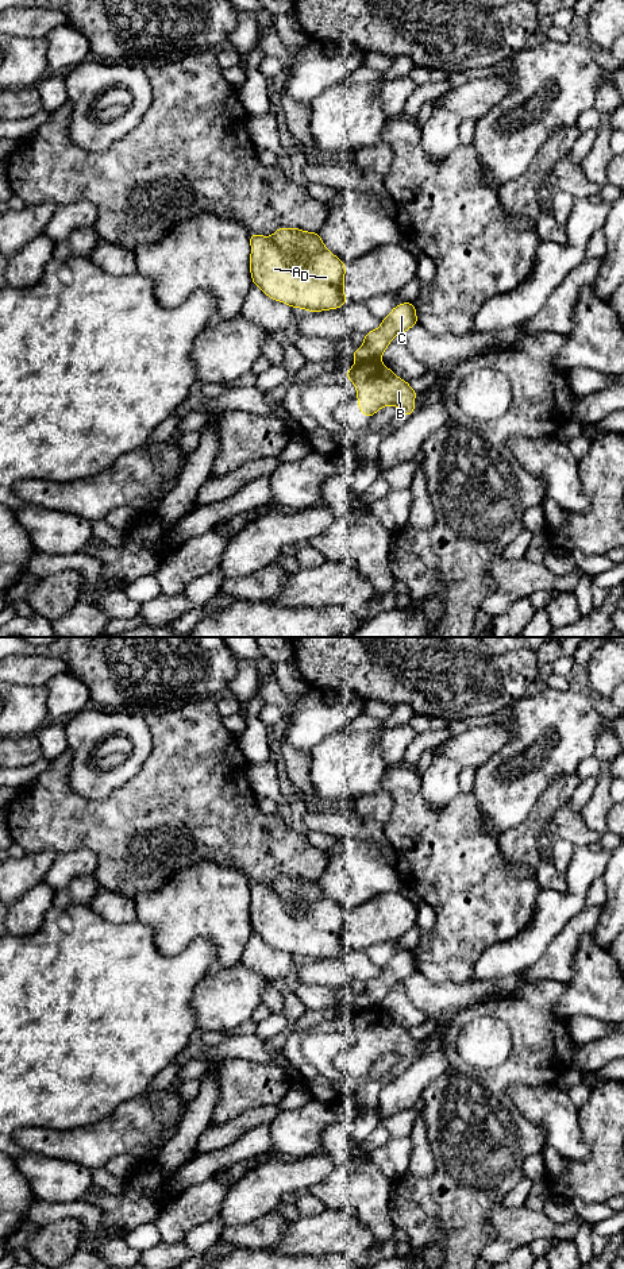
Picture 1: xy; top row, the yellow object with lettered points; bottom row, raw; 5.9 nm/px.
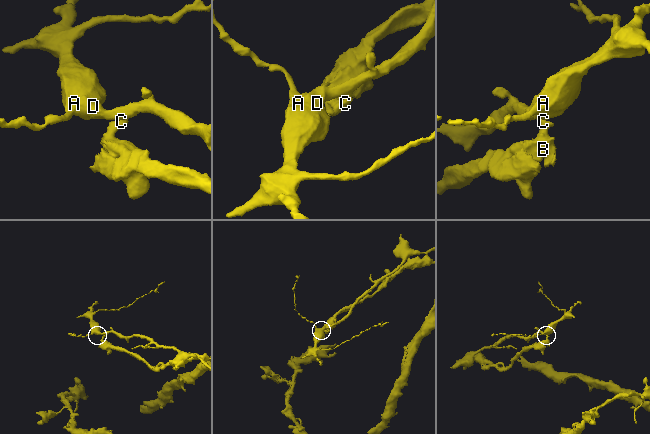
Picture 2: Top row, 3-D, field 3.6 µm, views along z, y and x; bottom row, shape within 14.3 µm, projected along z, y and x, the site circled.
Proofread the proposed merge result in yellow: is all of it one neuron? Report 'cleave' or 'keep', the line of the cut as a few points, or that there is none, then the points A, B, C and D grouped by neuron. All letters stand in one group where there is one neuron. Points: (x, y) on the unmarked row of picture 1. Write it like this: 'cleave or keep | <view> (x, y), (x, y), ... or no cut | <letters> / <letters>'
cleave | xy (378, 1006), (357, 1010) | A C D / B

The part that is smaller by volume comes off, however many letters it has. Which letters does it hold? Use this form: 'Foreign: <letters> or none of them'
Foreign: A, C, D

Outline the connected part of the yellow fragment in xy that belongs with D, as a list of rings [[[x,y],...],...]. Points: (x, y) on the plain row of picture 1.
[[[278,876],[270,886],[250,883],[250,919],[255,934],[270,946],[309,961],[336,957],[347,952],[343,932],[346,913],[323,892],[319,880]]]

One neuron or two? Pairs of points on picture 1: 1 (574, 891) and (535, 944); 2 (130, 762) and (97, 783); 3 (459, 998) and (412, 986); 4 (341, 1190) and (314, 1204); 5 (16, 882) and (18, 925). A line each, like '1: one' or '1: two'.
1: one
2: one
3: one
4: two
5: two

